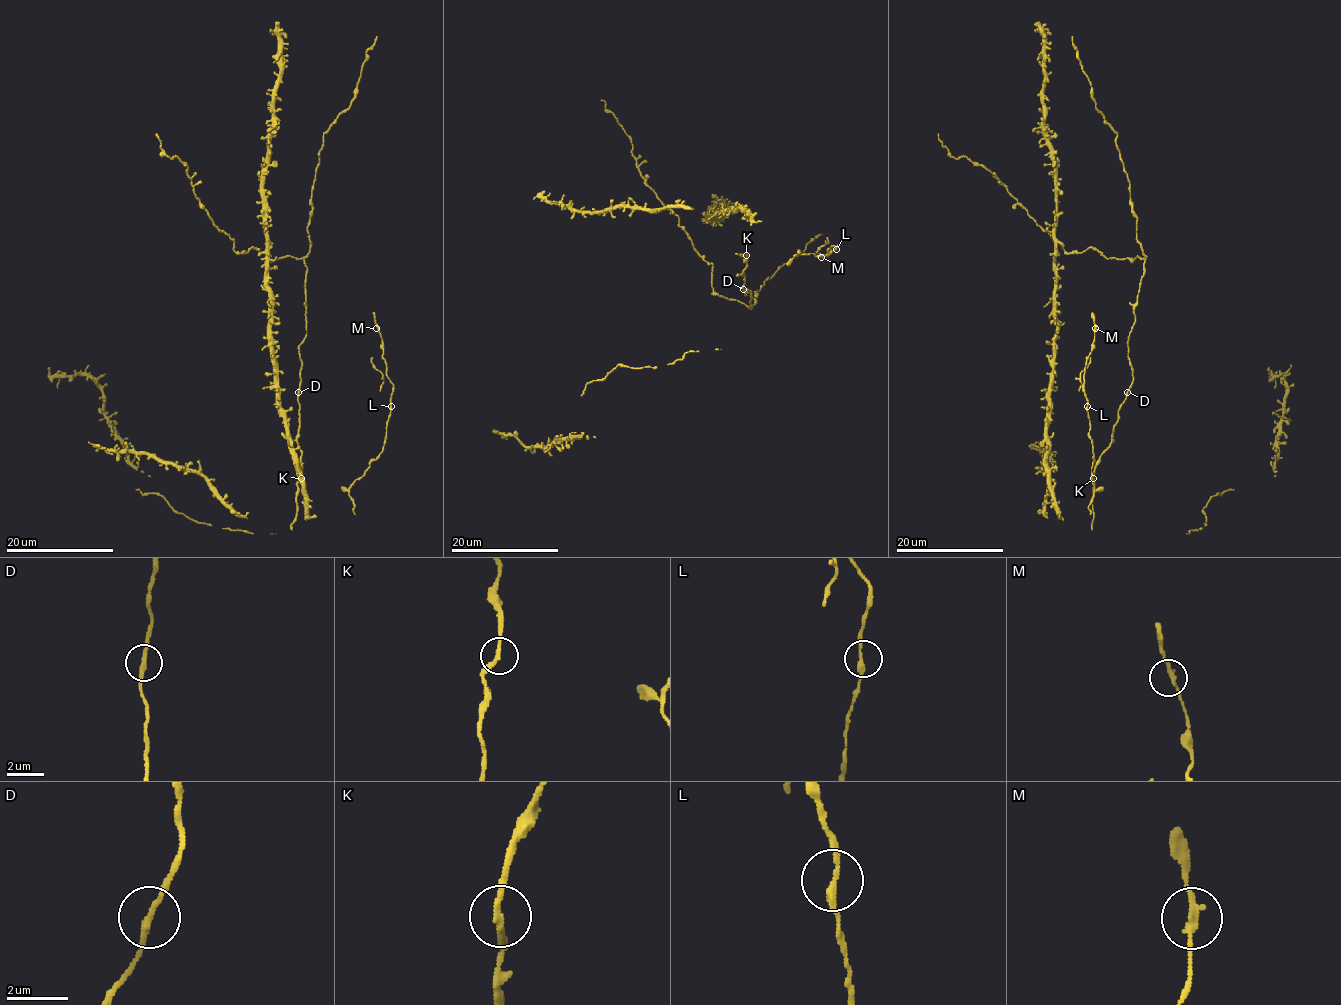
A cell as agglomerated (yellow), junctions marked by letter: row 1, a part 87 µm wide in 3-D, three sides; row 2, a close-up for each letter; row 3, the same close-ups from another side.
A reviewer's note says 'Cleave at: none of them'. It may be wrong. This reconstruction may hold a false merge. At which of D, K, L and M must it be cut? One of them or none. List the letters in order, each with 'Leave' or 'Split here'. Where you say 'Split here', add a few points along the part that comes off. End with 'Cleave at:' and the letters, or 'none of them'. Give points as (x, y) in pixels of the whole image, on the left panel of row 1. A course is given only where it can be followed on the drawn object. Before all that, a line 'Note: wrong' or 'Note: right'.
Note: right
D: Leave
K: Leave
L: Leave
M: Leave
Cleave at: none of them

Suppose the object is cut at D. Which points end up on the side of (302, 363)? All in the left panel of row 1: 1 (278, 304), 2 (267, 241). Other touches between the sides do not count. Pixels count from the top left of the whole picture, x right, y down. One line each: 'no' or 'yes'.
1: no
2: no

